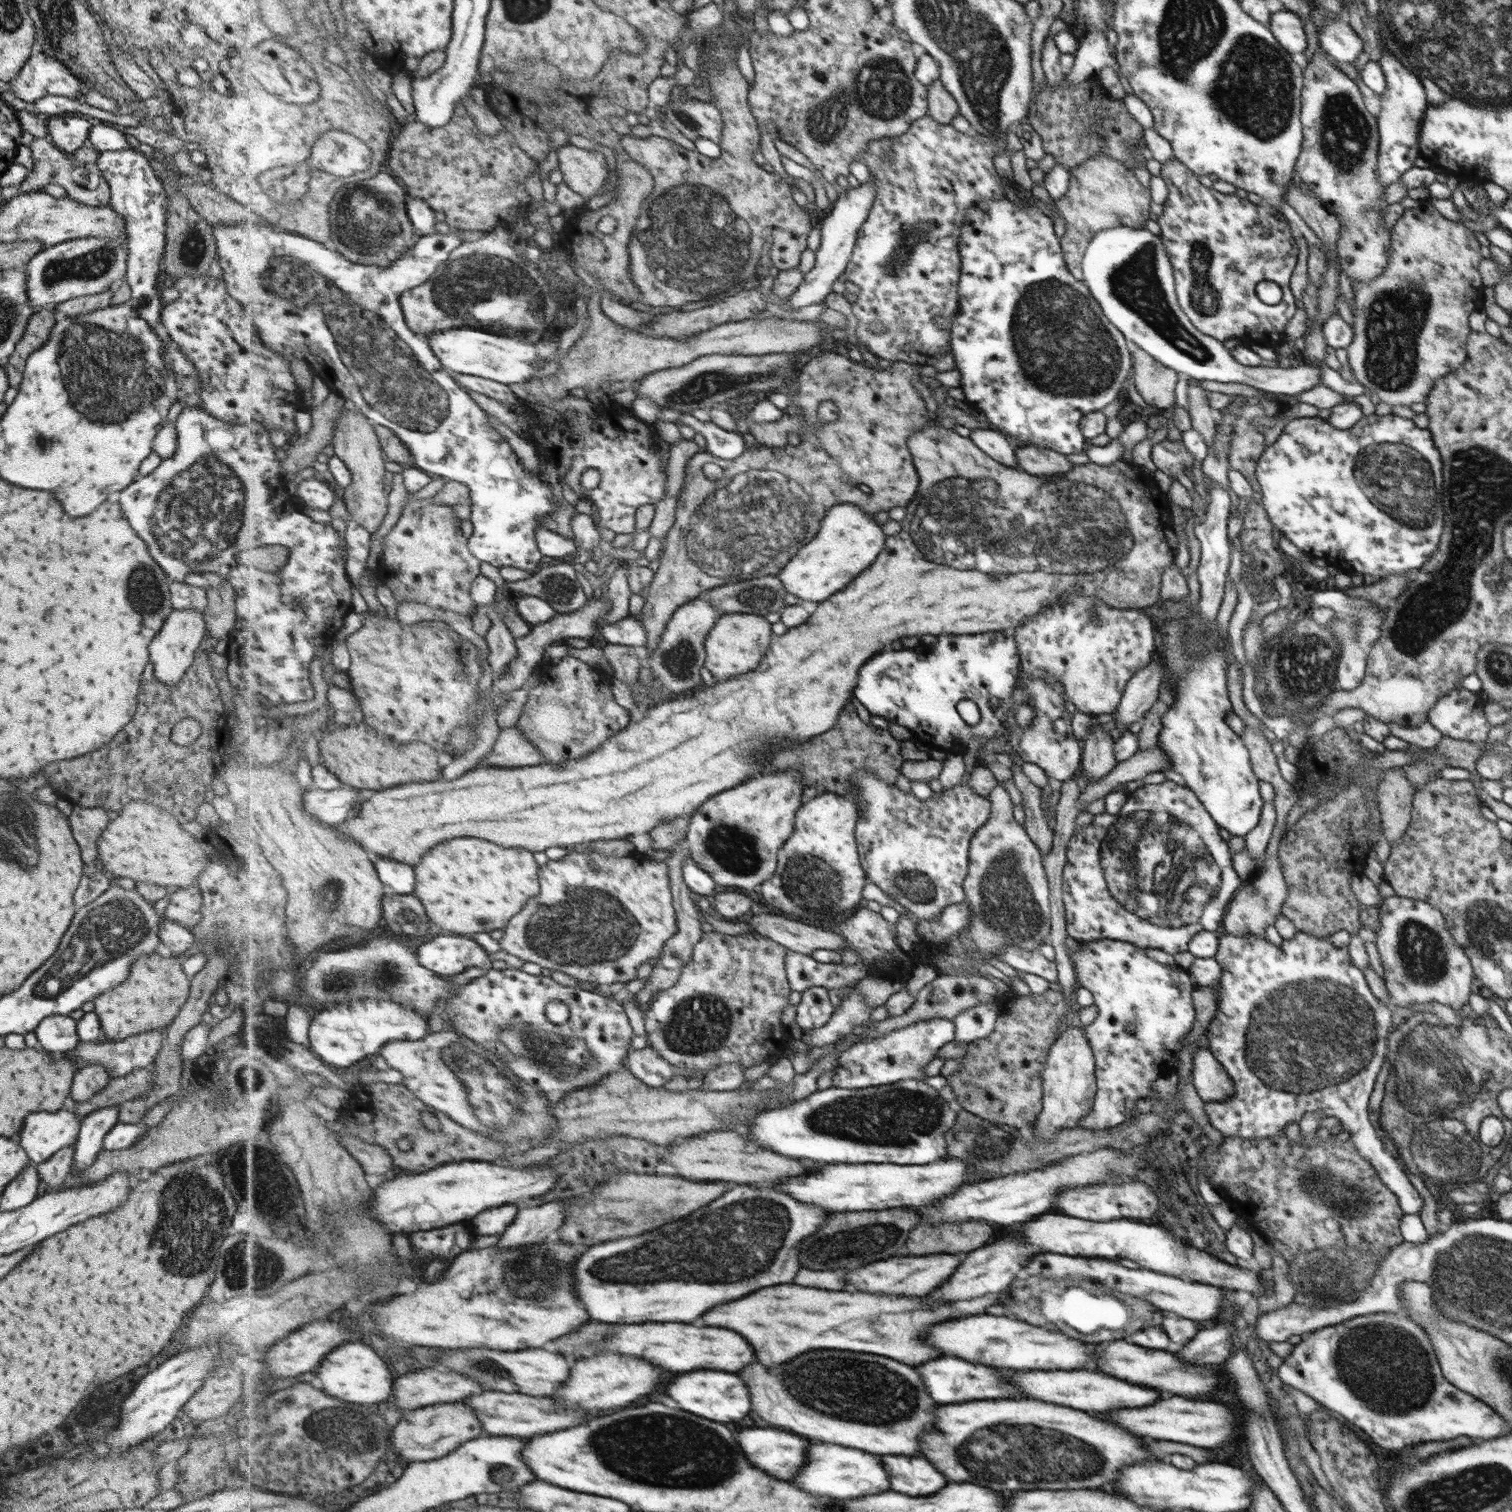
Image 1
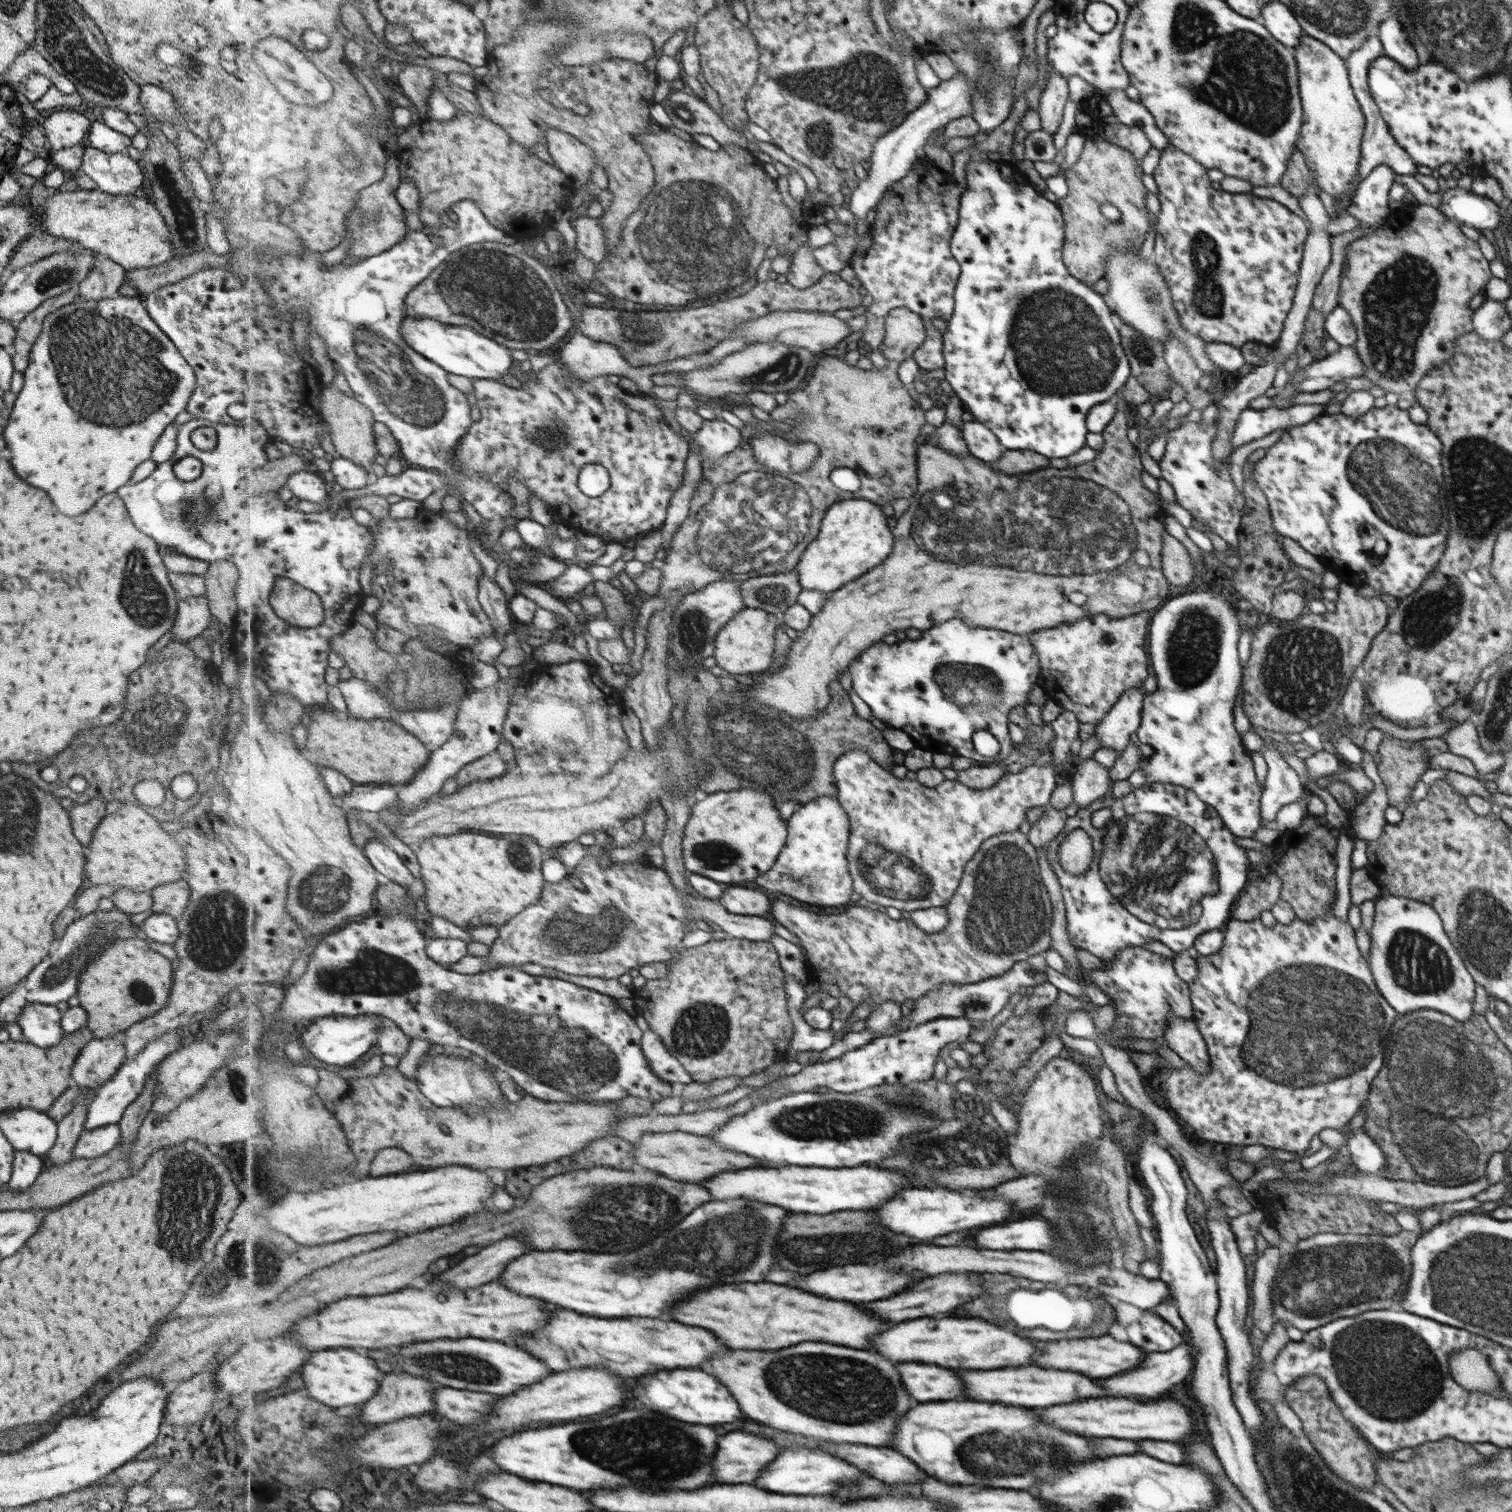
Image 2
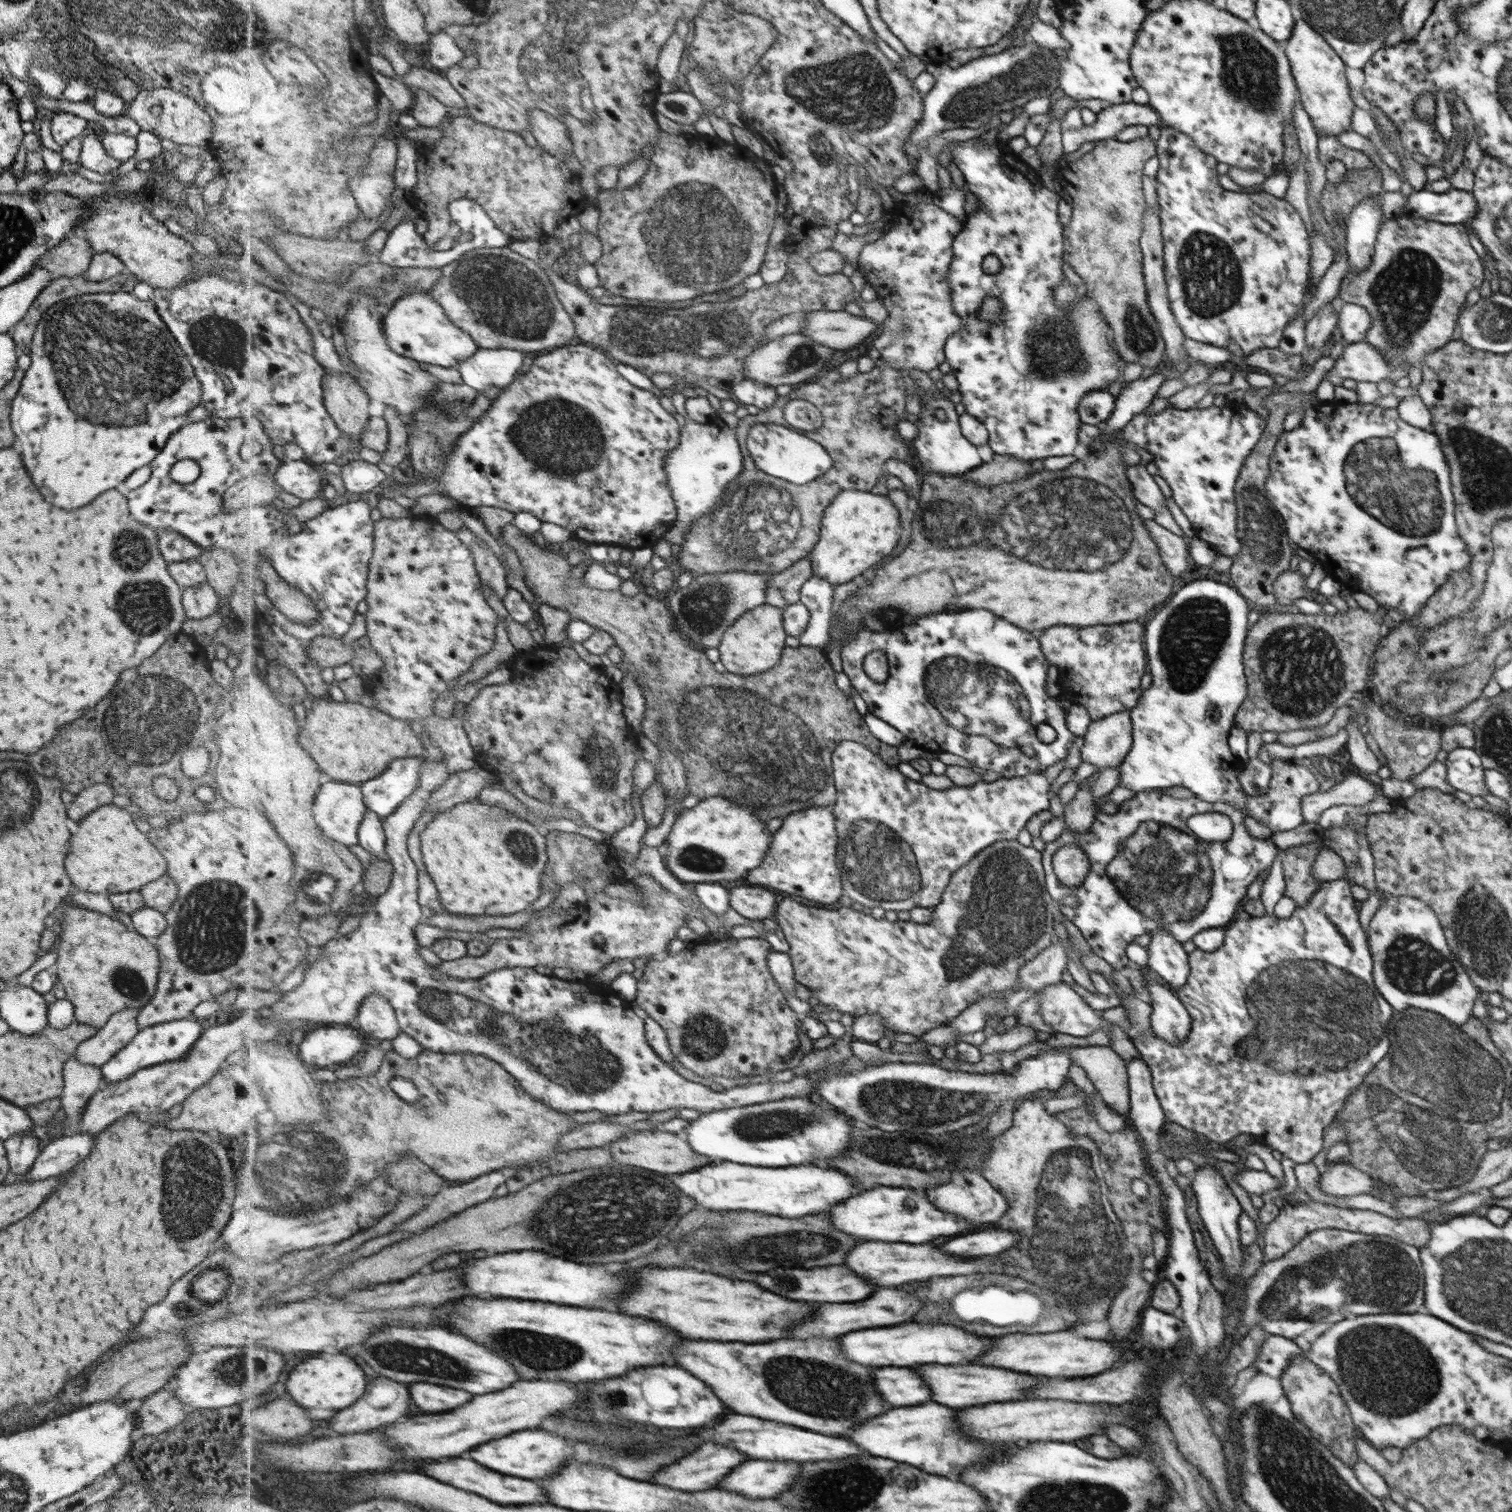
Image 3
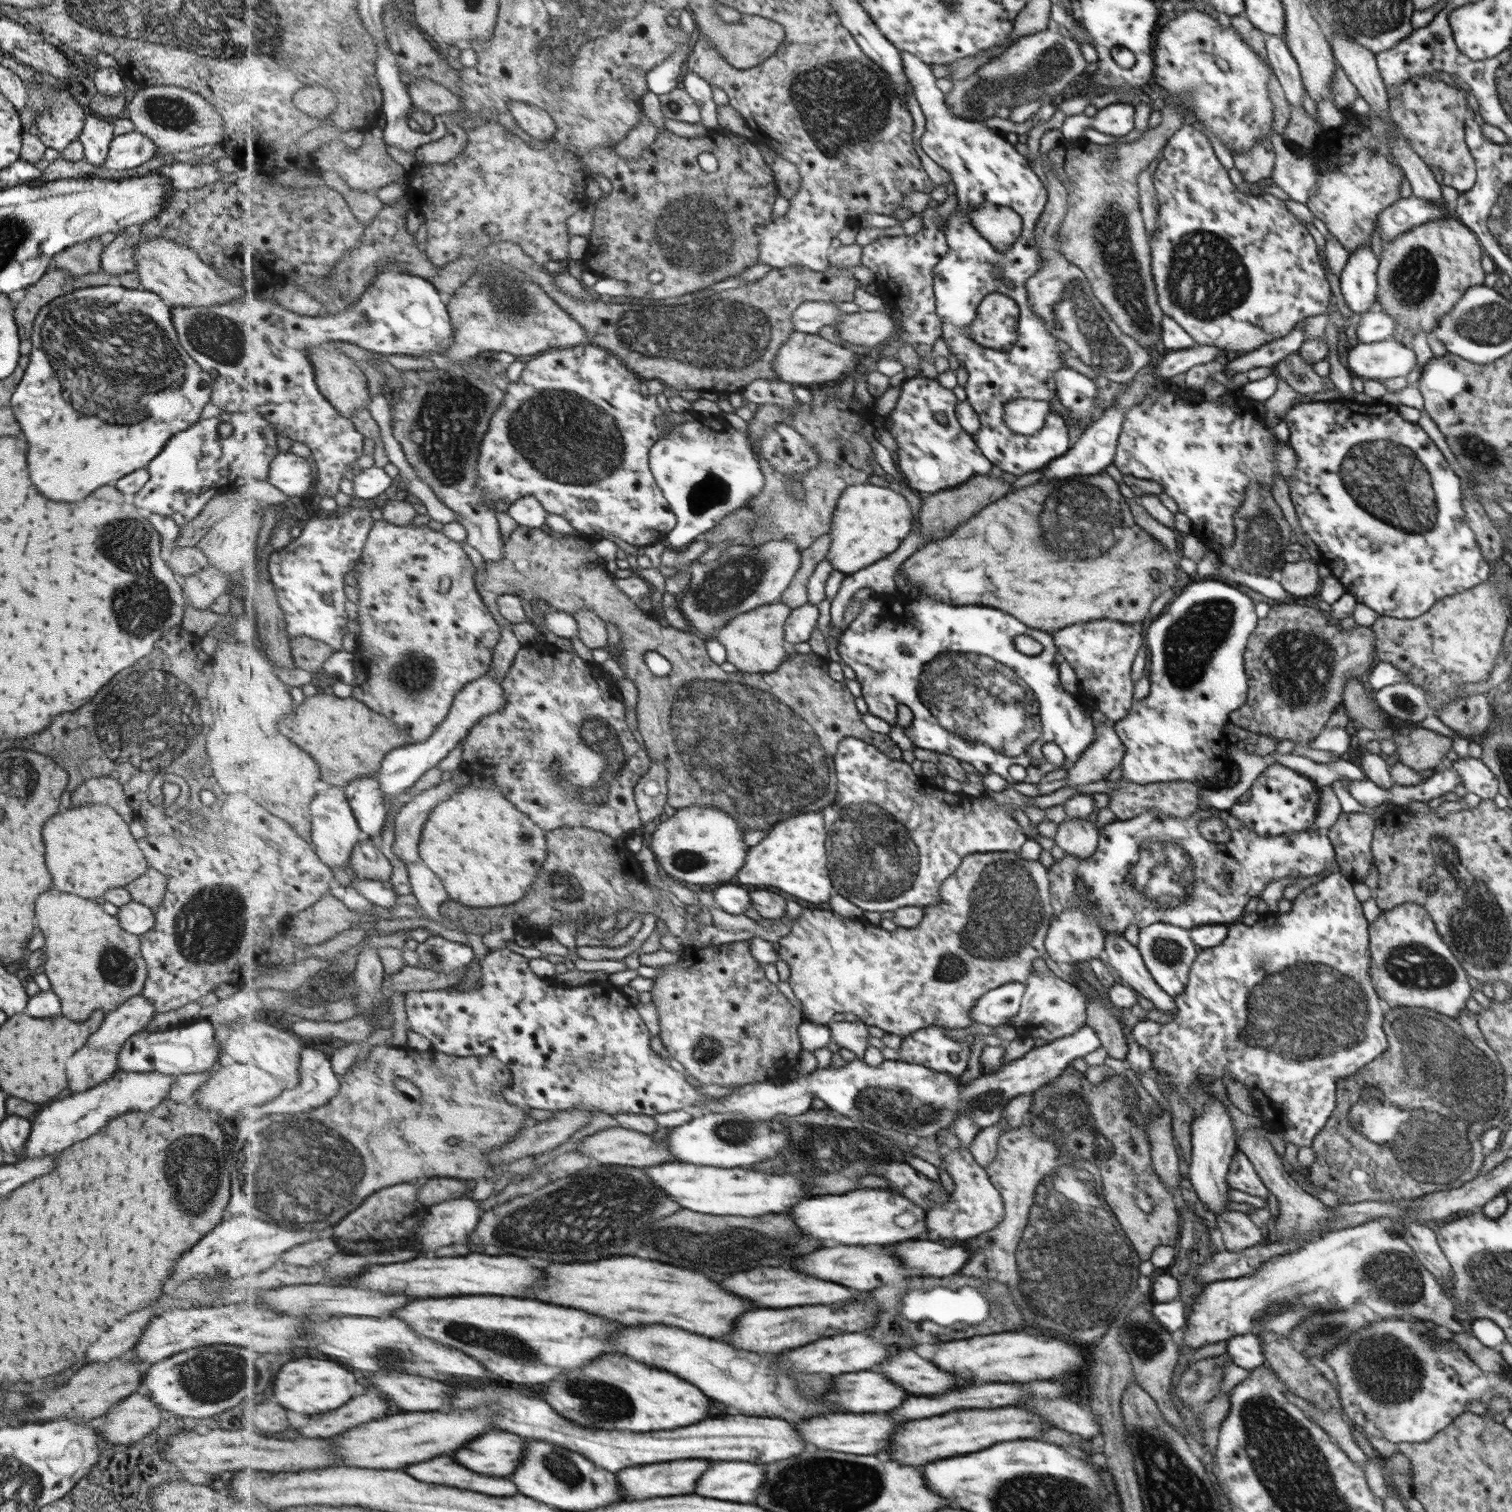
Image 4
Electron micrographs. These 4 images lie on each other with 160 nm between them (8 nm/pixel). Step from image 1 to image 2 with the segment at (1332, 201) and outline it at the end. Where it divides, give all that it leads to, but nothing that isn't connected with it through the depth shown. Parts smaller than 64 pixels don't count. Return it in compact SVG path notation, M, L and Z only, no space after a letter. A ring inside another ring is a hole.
M1306 35L1295 46L1297 61L1301 77L1302 106L1306 106L1306 130L1302 130L1302 150L1305 162L1310 170L1317 174L1317 181L1321 190L1328 192L1330 196L1337 198L1344 193L1355 193L1358 188L1357 174L1360 173L1362 162L1362 140L1365 129L1365 113L1358 106L1352 88L1348 82L1348 71L1341 55L1331 47L1326 46L1321 39Z

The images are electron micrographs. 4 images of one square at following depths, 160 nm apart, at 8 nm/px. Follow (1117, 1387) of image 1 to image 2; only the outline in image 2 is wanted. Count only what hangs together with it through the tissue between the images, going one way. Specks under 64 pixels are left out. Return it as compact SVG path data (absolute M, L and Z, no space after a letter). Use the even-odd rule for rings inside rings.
M1020 1366L1020 1368L1000 1368L1000 1370L966 1370L962 1372L966 1378L966 1400L976 1402L1002 1402L1006 1406L1024 1406L1024 1408L1046 1408L1054 1404L1070 1404L1082 1398L1100 1398L1104 1396L1102 1388L1076 1372L1062 1370L1042 1370L1036 1366Z

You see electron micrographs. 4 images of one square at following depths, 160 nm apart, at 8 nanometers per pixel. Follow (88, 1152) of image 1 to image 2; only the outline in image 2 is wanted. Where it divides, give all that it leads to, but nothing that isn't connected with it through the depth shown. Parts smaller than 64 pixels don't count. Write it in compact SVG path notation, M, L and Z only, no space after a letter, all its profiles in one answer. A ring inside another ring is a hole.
M180 1029L166 1031L160 1040L150 1042L146 1049L141 1050L133 1059L123 1061L118 1070L102 1086L95 1090L94 1100L90 1099L87 1110L85 1128L87 1131L100 1128L106 1125L117 1124L124 1114L126 1107L137 1100L143 1092L143 1086L148 1076L155 1070L155 1066L163 1061L170 1053L173 1053L180 1046L182 1038L178 1035Z

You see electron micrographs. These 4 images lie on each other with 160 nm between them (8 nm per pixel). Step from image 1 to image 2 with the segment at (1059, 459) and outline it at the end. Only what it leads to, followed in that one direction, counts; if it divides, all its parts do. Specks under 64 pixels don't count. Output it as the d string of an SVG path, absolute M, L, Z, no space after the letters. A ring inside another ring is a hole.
M1007 450L997 461L991 462L990 466L1001 469L1006 474L1018 475L1048 467L1048 457L1032 450Z

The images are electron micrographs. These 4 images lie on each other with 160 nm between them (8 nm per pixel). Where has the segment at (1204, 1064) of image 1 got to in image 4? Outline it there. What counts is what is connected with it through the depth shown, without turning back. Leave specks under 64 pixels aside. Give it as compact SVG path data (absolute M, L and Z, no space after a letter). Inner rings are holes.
M1120 933L1105 935L1104 955L1106 961L1114 967L1121 980L1135 991L1151 1000L1156 1009L1177 1015L1177 1006L1173 996L1166 994L1144 964L1141 952Z

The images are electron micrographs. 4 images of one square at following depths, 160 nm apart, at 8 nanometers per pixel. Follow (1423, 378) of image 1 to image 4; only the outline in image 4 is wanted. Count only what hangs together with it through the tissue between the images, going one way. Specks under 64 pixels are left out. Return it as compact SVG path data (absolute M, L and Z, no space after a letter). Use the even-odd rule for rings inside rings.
M1456 218L1436 219L1412 227L1394 241L1383 242L1381 266L1378 269L1378 310L1392 316L1396 322L1396 331L1392 339L1400 341L1407 330L1413 332L1413 339L1419 331L1432 333L1441 325L1441 321L1454 310L1468 290L1476 284L1485 284L1484 270L1480 266L1482 248L1475 234L1465 223Z

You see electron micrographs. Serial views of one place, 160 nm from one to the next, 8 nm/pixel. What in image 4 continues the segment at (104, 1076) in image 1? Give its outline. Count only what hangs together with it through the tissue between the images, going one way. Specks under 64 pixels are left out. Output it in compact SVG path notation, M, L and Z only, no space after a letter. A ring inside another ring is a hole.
M143 994L133 996L105 1014L102 1024L89 1036L86 1046L120 1050L125 1041L144 1029L154 1015L151 1000Z

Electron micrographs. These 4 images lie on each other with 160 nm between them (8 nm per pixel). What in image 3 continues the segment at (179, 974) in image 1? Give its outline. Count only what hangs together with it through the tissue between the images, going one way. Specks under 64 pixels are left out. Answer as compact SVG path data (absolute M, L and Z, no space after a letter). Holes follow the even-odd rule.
M70 899L64 901L57 913L61 919L57 923L58 940L55 946L57 959L54 969L62 984L66 999L74 1005L75 1020L99 1029L106 1024L112 1014L125 1008L140 1010L157 991L160 959L153 941L134 930L128 930L115 916L86 910L75 906Z

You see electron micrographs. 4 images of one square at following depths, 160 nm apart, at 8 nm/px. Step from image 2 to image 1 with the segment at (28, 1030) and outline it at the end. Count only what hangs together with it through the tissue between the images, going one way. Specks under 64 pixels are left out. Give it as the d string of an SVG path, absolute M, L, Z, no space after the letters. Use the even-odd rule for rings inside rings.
M54 1015L44 1018L33 1030L39 1041L39 1049L60 1055L73 1051L80 1044L77 1021L69 1015Z

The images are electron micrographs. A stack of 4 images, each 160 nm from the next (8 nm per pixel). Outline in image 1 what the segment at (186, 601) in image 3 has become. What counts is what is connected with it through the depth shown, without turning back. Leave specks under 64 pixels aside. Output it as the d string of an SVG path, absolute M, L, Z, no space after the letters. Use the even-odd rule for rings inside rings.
M173 609L150 643L149 660L154 665L155 680L164 683L166 688L174 686L195 660L194 653L198 650L207 631L203 613L196 609Z

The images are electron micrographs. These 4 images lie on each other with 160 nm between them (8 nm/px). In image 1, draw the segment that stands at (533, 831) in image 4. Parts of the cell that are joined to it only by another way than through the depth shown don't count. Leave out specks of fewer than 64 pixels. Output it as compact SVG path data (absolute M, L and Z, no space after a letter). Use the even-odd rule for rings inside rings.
M456 838L438 846L426 854L426 858L416 868L418 872L418 896L426 904L434 924L446 928L447 933L471 936L478 932L494 932L506 929L525 906L537 897L543 886L541 884L541 867L530 850L522 848L502 848L496 842L482 838Z

